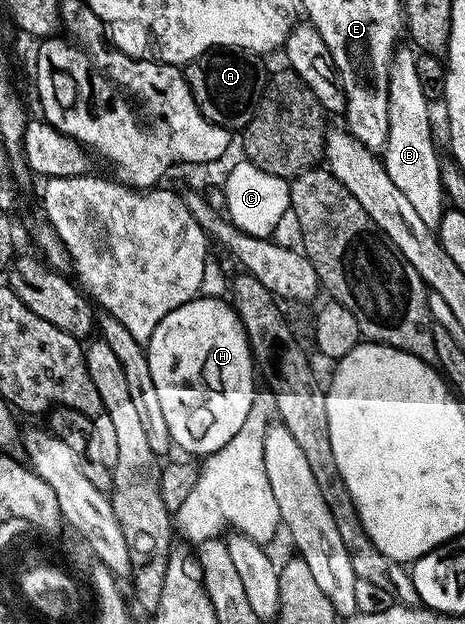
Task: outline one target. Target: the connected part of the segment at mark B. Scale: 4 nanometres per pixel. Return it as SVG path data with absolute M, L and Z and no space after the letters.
M396 48L389 67L389 135L381 150L381 160L389 179L405 194L405 199L417 210L417 216L432 227L438 226L445 212L445 194L441 183L441 156L435 150L435 141L431 138L431 109L425 91L421 91L421 79L417 76L417 53L414 48Z

